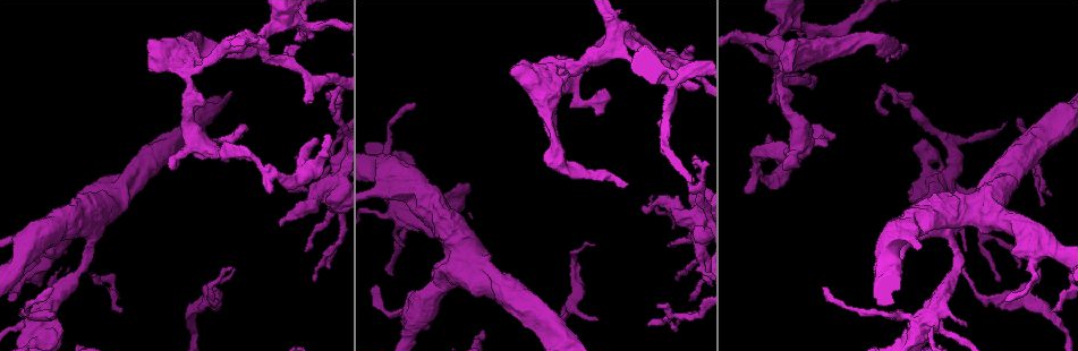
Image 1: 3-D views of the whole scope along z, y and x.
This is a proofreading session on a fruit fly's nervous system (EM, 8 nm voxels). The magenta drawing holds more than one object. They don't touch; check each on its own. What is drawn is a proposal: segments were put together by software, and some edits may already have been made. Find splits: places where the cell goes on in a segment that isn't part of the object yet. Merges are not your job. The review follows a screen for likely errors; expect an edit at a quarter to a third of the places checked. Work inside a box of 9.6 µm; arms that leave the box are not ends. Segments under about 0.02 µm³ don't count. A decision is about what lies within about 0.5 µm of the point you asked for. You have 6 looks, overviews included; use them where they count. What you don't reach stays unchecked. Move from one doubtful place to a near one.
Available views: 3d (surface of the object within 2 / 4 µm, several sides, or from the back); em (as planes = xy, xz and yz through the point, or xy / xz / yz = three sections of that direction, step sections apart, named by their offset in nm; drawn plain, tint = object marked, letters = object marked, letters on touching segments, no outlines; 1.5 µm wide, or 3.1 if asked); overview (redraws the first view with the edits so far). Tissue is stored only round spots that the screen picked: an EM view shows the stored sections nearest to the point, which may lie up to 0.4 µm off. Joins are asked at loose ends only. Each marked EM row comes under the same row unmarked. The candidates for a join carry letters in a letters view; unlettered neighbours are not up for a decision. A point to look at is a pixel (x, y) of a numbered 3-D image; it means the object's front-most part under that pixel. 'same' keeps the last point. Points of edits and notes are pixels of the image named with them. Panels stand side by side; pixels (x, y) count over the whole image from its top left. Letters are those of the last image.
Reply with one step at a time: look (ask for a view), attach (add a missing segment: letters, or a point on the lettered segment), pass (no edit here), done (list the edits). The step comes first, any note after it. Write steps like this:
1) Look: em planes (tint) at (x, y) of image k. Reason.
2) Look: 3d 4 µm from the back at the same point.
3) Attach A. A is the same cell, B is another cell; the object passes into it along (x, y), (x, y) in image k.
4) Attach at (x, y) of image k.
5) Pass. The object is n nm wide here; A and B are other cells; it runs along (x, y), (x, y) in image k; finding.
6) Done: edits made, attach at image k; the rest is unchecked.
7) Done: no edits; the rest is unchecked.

Look: em xy step 4 (tint) at (772, 101) of image 1. An open end.

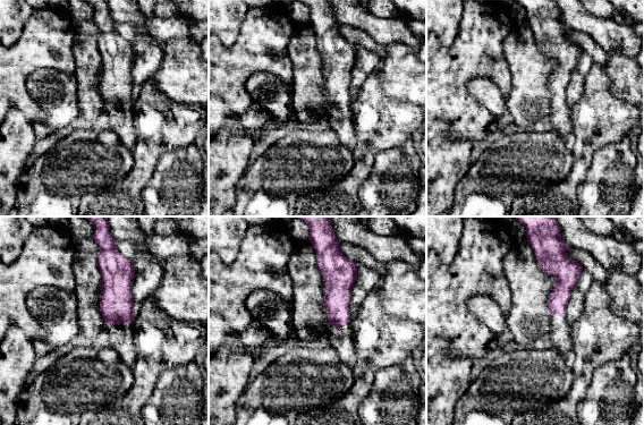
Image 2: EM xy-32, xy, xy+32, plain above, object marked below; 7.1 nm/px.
Look: em planes (letters) at the same point. Another direction.

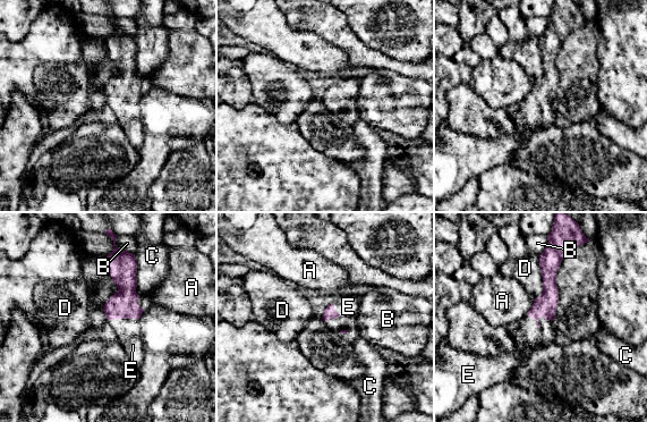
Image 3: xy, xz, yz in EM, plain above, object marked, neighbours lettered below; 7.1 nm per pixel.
Attach E. E is the same cell, A, B, C and D are other cells; it goes on there.

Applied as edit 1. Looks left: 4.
Look: 3d 2 µm from the back at (889, 111) of image 1. An open end.

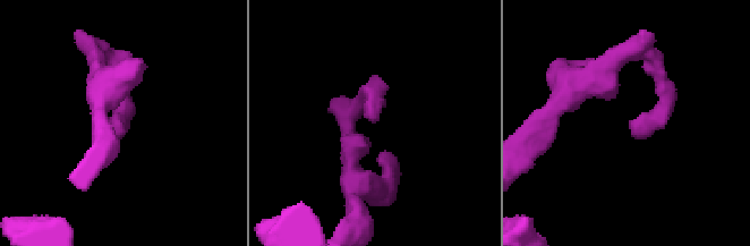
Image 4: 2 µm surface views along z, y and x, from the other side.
Look: em xy step 8 (letters) at (122, 127) of image 4.

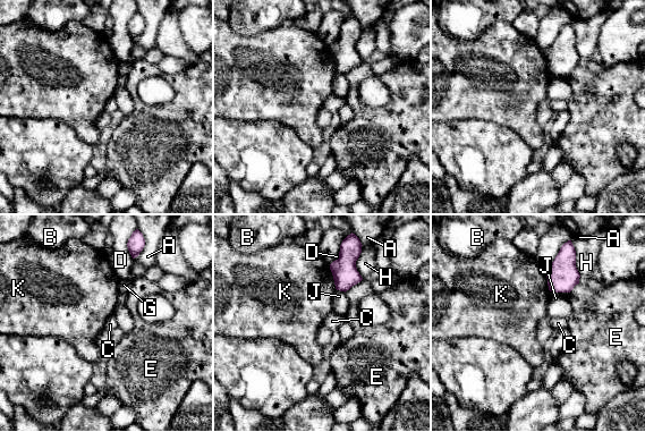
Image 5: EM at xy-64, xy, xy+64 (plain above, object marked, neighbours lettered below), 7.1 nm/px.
Look: em xz step 8 (letters) at the same point. Cut it another way.

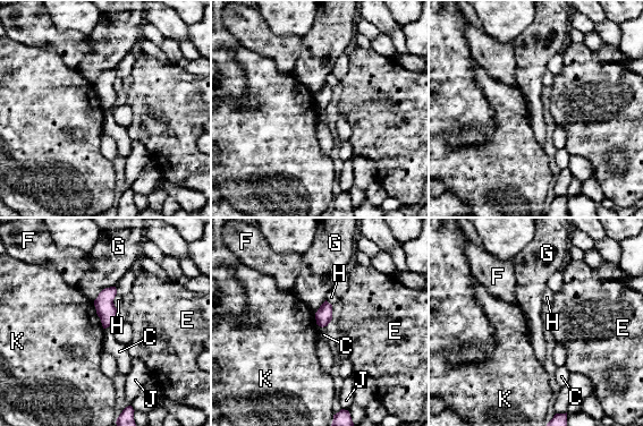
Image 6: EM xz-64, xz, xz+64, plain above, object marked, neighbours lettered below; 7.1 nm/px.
Pass. The object is 120 nm wide here; C, E, F, G, H, J and K are other cells; a border runs along (115, 286), (104, 288), (93, 300) in image 6; none of them fits.

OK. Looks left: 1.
Look: em planes (letters) at (678, 330) of image 1. Branch stops here.

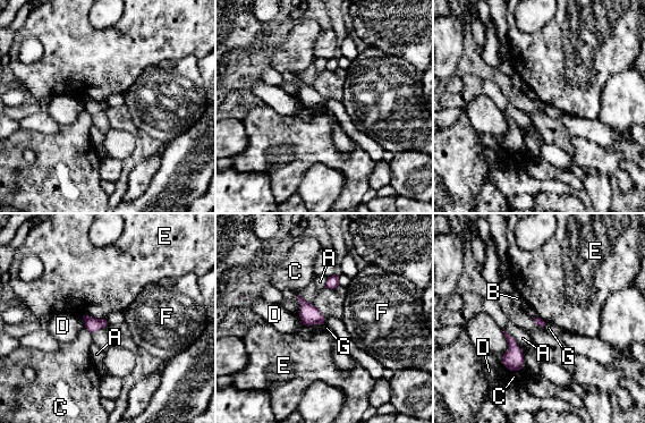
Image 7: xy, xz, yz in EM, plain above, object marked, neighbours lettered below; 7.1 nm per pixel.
Pass. A, B, C, D, E, F and G are other cells; a border runs along (545, 322), (542, 328) in image 7; no lettered segment goes on from it.

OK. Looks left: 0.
Done: edits made, attach at image 3; the rest is unchecked.

